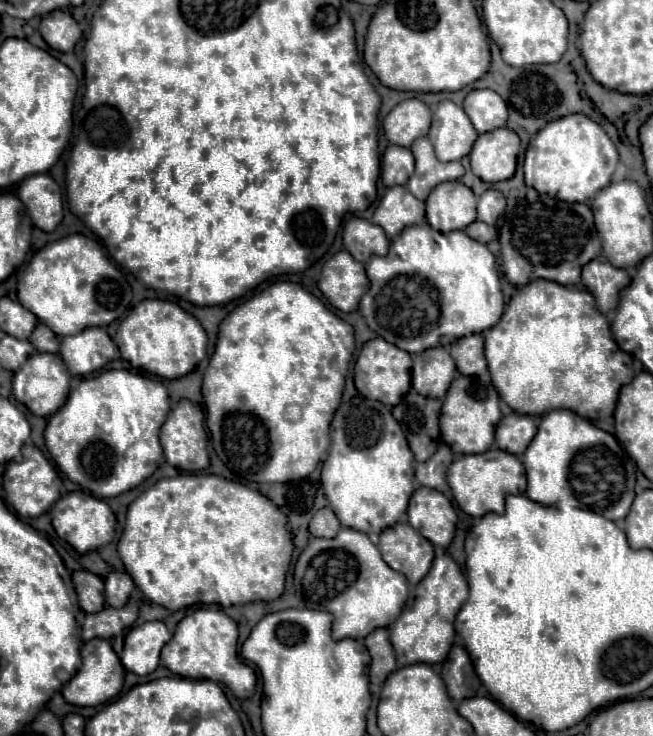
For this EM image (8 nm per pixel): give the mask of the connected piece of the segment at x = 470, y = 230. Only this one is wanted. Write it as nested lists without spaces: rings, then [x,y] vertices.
[[[474,221],[474,223],[470,223],[470,225],[466,227],[466,233],[468,233],[472,239],[480,241],[480,243],[488,243],[488,241],[492,241],[492,239],[498,237],[496,229],[494,229],[492,225],[482,223],[482,221]]]

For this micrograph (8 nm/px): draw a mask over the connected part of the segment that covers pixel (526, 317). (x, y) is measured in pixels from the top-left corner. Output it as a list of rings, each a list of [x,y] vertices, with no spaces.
[[[532,281],[512,295],[498,325],[484,331],[484,355],[500,399],[520,415],[570,409],[584,419],[596,421],[602,409],[616,407],[620,389],[634,377],[632,357],[620,351],[612,339],[610,325],[596,309],[594,297],[580,286],[568,287],[554,281]]]

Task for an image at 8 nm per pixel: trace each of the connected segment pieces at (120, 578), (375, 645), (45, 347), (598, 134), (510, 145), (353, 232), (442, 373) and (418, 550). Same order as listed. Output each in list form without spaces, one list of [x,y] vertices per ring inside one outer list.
[[[110,571],[104,577],[104,585],[106,585],[106,605],[110,607],[122,607],[128,601],[130,591],[134,589],[130,575],[124,571]]]
[[[374,629],[374,633],[370,633],[364,639],[368,653],[372,657],[370,663],[370,683],[374,685],[382,685],[386,681],[386,677],[396,671],[396,657],[394,657],[394,649],[390,645],[388,639],[388,631],[386,629]]]
[[[40,323],[34,333],[30,335],[30,343],[40,351],[40,353],[58,353],[60,349],[60,337],[52,333],[44,323]]]
[[[568,115],[550,121],[542,127],[530,143],[524,159],[526,181],[538,193],[556,197],[560,201],[586,201],[592,199],[598,189],[610,183],[610,177],[618,165],[618,151],[606,131],[586,115]]]
[[[508,127],[482,133],[470,151],[472,173],[486,183],[510,179],[516,169],[518,149],[520,139]]]
[[[352,217],[346,225],[344,225],[344,249],[356,259],[366,263],[372,255],[384,255],[384,251],[388,251],[390,241],[386,237],[386,247],[384,247],[384,231],[360,217]]]
[[[434,347],[414,357],[412,387],[424,397],[444,399],[454,373],[456,365],[450,353],[444,347]]]
[[[396,523],[384,529],[380,533],[378,549],[382,559],[394,571],[404,573],[410,585],[416,585],[428,573],[434,559],[432,543],[408,523]]]

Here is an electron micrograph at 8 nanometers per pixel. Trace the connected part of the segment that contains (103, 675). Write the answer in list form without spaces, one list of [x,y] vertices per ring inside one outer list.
[[[92,639],[92,641],[86,641],[82,645],[82,667],[78,669],[78,673],[64,685],[62,689],[62,695],[68,703],[72,705],[80,705],[80,707],[94,707],[94,705],[100,705],[100,703],[106,703],[110,701],[112,697],[116,697],[122,689],[122,679],[124,679],[124,669],[122,669],[122,663],[118,659],[118,655],[114,653],[114,649],[110,647],[108,641],[104,639]]]

